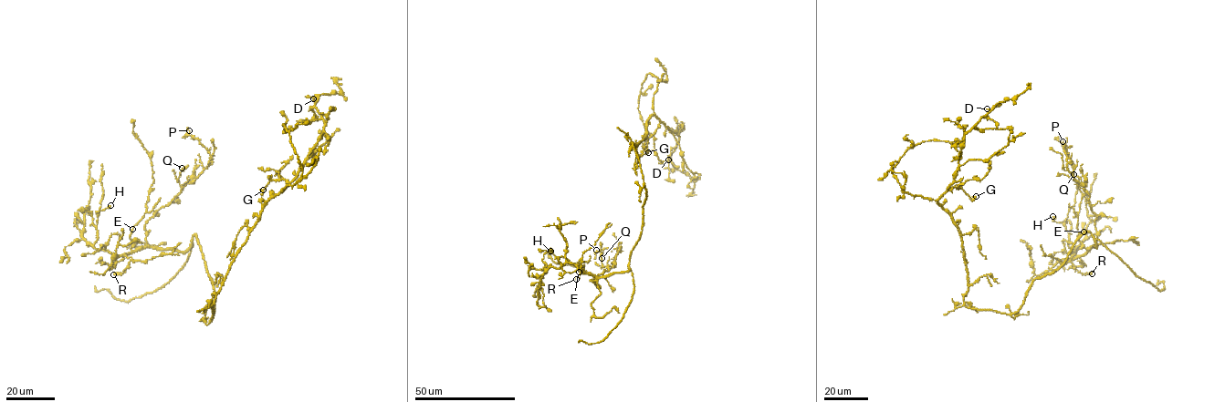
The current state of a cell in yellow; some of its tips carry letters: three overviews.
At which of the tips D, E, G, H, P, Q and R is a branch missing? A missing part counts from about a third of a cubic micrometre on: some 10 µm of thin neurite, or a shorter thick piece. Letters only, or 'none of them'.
none of them

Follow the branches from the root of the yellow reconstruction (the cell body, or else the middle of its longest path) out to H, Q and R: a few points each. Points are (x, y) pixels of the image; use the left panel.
H: (213, 316), (213, 283), (195, 235), (185, 251), (142, 247), (120, 255), (97, 250), (96, 211), (110, 205)
Q: (213, 316), (213, 283), (195, 235), (185, 251), (146, 245), (145, 223), (181, 191), (182, 168)
R: (213, 316), (213, 283), (195, 235), (185, 251), (142, 247), (127, 252), (131, 260), (126, 271), (113, 274)

